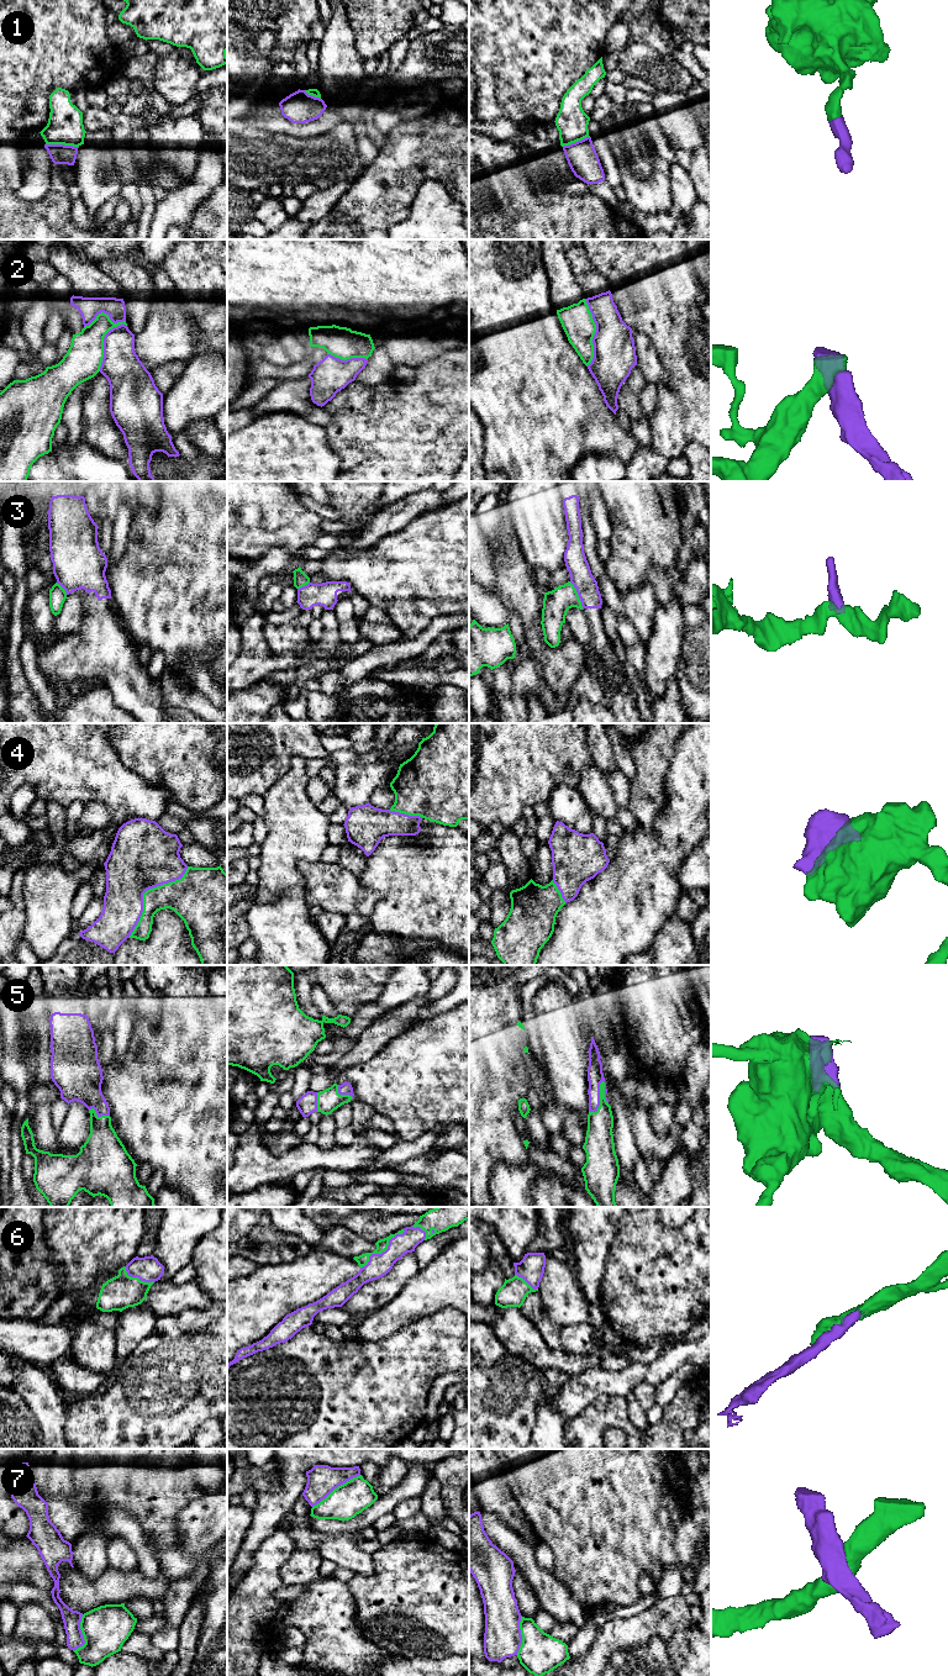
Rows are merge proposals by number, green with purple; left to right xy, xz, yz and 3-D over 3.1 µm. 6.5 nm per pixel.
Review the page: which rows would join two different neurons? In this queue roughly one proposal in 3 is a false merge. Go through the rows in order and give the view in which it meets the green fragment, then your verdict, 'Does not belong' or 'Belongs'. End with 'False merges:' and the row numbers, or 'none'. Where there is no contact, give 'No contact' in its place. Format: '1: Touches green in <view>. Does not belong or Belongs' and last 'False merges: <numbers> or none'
1: Touches green in xy. Belongs
2: Touches green in xy. Does not belong
3: Touches green in yz. Does not belong
4: Touches green in xy. Belongs
5: Touches green in yz. Belongs
6: Touches green in xz. Belongs
7: Touches green in xz. Does not belong
False merges: 2, 3, 7

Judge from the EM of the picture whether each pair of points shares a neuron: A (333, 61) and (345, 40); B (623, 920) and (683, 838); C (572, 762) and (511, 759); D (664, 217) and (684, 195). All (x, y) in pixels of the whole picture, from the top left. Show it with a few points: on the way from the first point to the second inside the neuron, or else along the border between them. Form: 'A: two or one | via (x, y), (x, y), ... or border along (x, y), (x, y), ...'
A: one | via (337, 56), (337, 47), (340, 45)
B: one | via (630, 900), (640, 889), (642, 880), (664, 858)
C: one | via (557, 759), (526, 759)
D: one | via (670, 216), (683, 201)

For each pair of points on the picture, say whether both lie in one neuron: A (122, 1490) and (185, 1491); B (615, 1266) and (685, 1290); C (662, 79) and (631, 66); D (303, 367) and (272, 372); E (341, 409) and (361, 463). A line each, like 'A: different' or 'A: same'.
A: same
B: same
C: same
D: same
E: same

